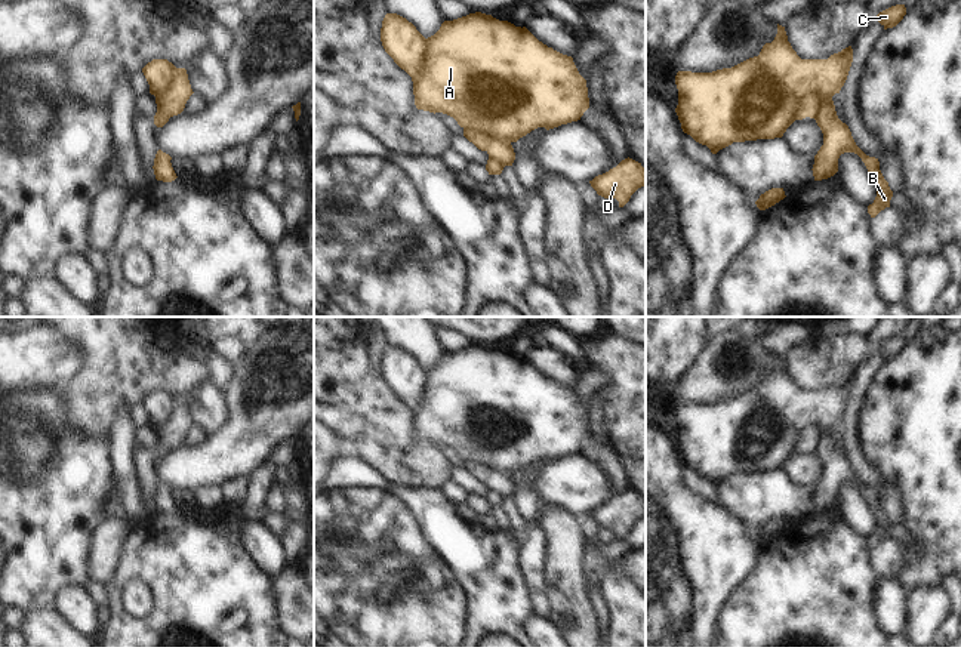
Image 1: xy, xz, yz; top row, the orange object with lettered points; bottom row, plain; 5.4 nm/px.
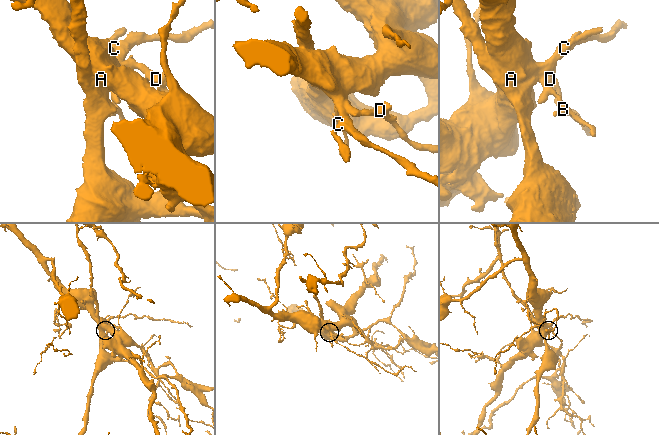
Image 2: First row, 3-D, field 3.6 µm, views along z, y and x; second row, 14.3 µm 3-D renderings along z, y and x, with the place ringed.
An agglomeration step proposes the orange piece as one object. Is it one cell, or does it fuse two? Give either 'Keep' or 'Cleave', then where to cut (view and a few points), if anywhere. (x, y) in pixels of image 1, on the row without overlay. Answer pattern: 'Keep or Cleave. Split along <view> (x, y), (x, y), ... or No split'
Cleave. Split along yz (818, 425), (807, 431), (795, 450)

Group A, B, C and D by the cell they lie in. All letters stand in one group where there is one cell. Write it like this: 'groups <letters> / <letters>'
groups A B C / D

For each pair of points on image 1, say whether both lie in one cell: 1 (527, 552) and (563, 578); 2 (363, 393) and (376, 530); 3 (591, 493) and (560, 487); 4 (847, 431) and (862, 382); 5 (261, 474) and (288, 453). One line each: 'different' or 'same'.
1: different
2: different
3: same
4: same
5: same

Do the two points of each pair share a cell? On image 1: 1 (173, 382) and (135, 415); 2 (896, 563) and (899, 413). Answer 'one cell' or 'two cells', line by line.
1: two cells
2: two cells

